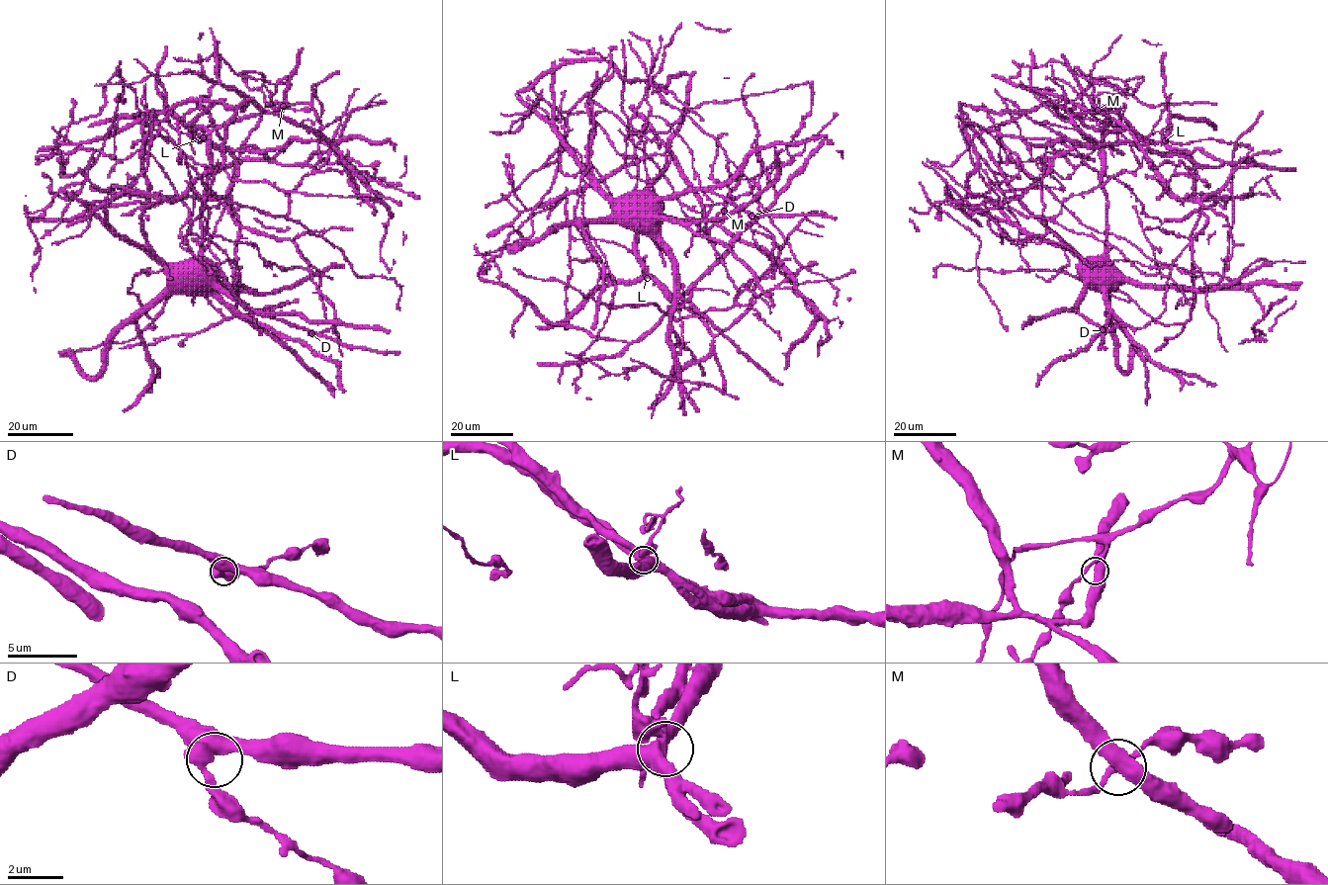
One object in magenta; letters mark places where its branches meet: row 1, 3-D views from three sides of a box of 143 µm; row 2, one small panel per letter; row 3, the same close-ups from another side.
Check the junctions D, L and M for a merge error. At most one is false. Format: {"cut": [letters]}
{"cut": ["L"]}

